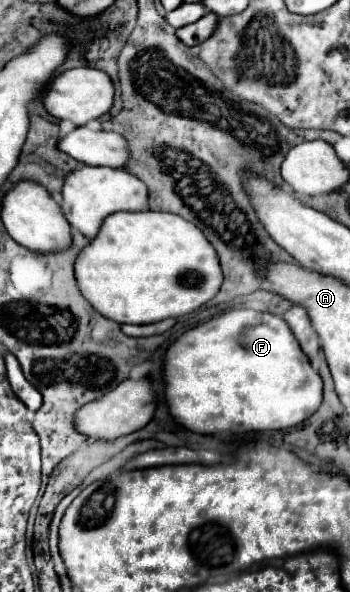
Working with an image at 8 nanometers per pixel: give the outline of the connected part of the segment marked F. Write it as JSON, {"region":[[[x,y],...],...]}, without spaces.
{"region":[[[248,309],[226,311],[184,331],[164,351],[162,379],[170,417],[200,435],[294,427],[322,403],[322,379],[302,357],[286,321]]]}

